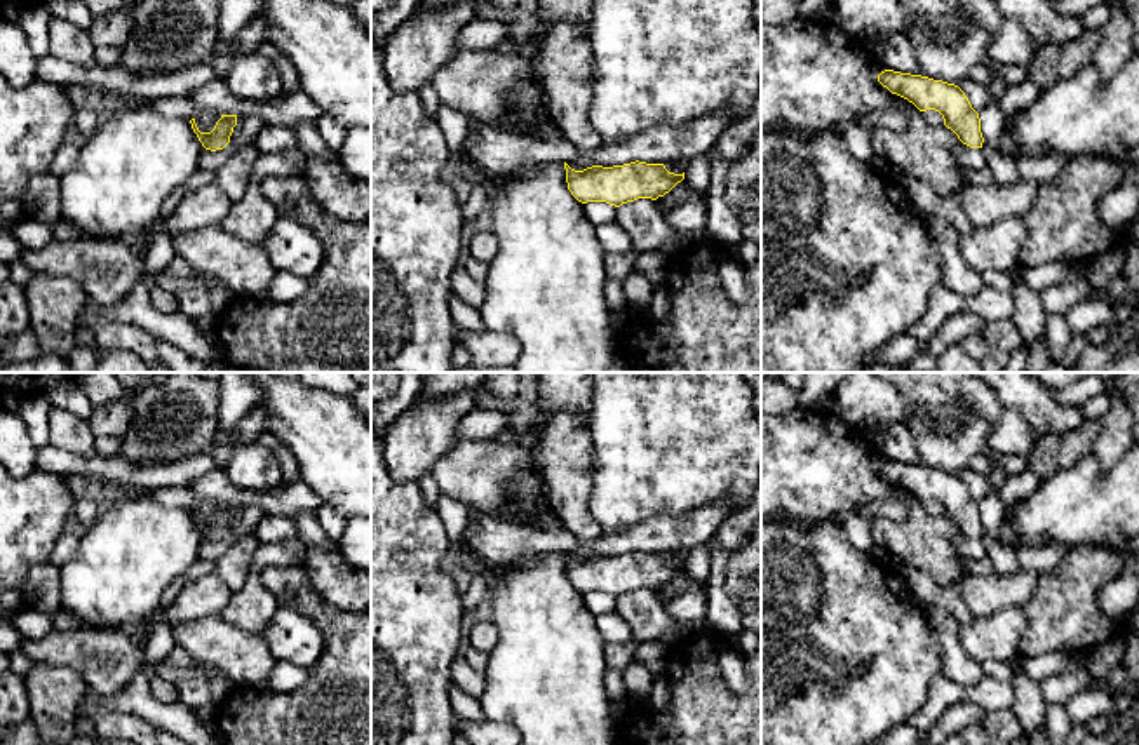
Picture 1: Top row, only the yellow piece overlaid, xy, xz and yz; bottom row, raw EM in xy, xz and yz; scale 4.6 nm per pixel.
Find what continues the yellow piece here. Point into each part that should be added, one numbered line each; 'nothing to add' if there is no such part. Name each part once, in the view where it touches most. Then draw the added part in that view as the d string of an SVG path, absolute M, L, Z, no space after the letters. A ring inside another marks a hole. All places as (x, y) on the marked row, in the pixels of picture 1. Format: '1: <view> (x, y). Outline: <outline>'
nothing to add

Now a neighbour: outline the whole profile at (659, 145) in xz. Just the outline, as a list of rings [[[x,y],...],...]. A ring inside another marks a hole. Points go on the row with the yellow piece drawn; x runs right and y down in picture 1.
[[[733,106],[714,110],[711,115],[693,120],[683,129],[655,127],[634,136],[622,144],[604,144],[594,153],[582,153],[564,136],[535,139],[510,134],[489,124],[472,122],[468,138],[472,141],[470,158],[489,178],[510,172],[528,162],[575,162],[585,167],[623,165],[630,162],[664,164],[667,160],[691,160],[711,151],[721,132],[731,124]]]

